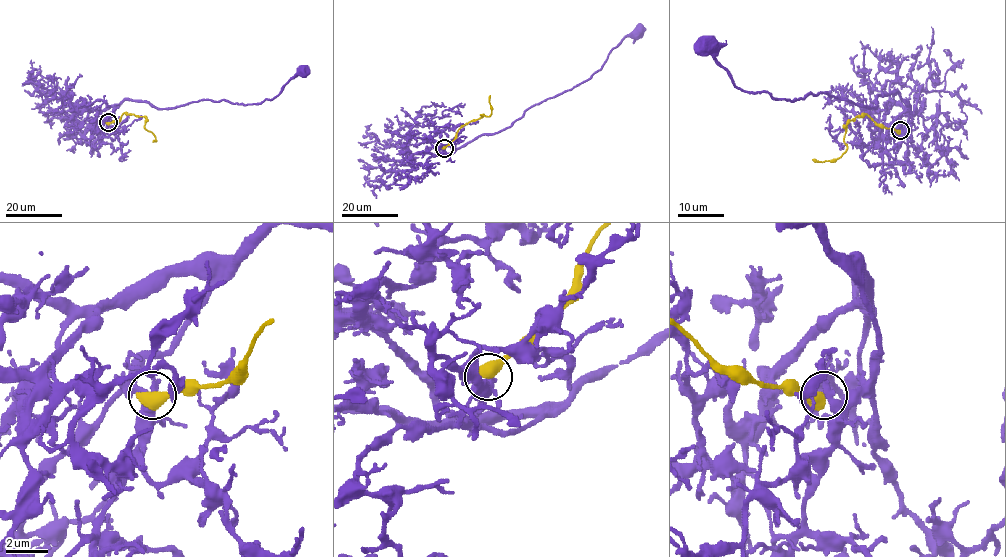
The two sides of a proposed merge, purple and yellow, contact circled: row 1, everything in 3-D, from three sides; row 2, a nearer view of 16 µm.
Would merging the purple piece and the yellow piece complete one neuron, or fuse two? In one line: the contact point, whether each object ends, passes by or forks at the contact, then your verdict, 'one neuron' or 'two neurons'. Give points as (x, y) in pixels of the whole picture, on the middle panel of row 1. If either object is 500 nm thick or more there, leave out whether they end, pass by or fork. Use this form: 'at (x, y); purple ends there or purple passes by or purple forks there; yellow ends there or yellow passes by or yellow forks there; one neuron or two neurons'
at (444, 148); two neurons

